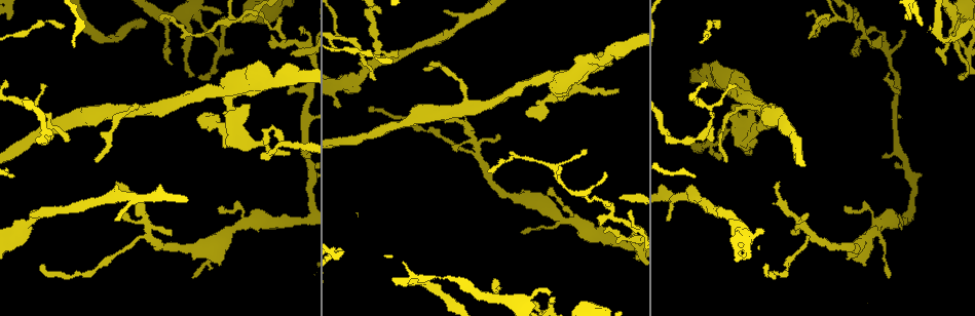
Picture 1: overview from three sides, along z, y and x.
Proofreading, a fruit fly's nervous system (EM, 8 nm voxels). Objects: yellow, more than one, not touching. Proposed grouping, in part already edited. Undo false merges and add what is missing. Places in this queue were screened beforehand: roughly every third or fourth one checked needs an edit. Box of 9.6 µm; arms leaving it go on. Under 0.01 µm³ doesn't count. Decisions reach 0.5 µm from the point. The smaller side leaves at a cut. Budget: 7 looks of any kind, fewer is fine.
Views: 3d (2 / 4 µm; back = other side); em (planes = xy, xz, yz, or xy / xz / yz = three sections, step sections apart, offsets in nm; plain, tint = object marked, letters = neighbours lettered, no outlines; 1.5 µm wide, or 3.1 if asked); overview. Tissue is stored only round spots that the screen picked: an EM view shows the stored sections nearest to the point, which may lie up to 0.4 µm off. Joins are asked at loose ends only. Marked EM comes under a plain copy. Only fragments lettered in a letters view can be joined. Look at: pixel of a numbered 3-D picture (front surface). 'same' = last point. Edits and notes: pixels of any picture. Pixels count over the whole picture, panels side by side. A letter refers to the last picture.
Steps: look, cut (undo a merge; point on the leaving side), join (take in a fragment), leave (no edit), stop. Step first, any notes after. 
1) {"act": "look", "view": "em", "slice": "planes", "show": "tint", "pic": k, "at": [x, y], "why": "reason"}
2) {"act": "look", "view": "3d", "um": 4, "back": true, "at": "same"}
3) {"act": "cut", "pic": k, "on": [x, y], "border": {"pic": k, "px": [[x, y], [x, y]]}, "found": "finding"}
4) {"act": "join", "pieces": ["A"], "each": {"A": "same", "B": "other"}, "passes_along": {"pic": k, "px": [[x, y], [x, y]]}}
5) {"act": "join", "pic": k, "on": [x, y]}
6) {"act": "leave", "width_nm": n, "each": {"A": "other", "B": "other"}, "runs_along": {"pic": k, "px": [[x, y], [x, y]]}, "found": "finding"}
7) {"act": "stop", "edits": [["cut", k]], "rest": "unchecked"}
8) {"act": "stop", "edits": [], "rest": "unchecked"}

{"act": "look", "view": "3d", "um": 2, "pic": 1, "at": [96, 161]}

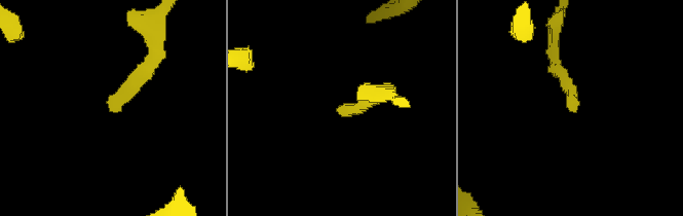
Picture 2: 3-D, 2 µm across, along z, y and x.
{"act": "look", "view": "em", "slice": "yz", "step": 4, "show": "letters", "pic": 2, "at": [341, 111], "why": "shape alone is not enough"}

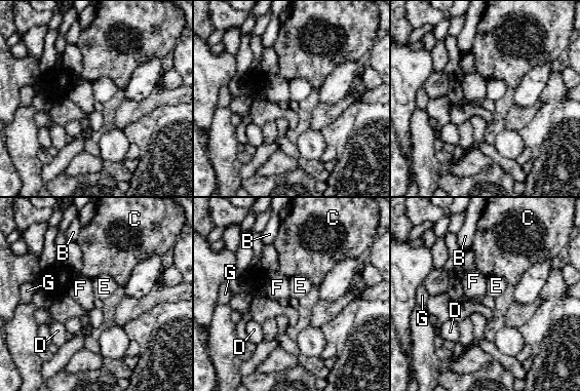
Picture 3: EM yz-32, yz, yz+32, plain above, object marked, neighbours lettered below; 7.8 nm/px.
{"act": "look", "view": "em", "slice": "planes", "show": "letters", "at": "same", "why": "cut it another way"}

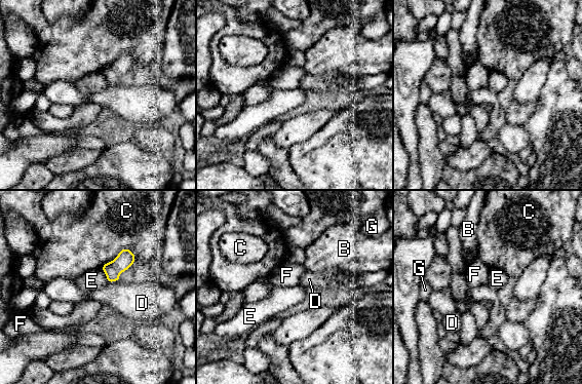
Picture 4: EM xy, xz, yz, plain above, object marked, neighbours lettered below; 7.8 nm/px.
{"act": "leave", "each": {"B": "other", "C": "other", "D": "other", "E": "other", "F": "other", "G": "other"}, "border": {"pic": 4, "px": [[102, 268], [109, 280]]}, "found": "none of them fits"}

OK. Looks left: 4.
{"act": "look", "view": "3d", "um": 2, "pic": 1, "at": [46, 86], "why": "thin end"}

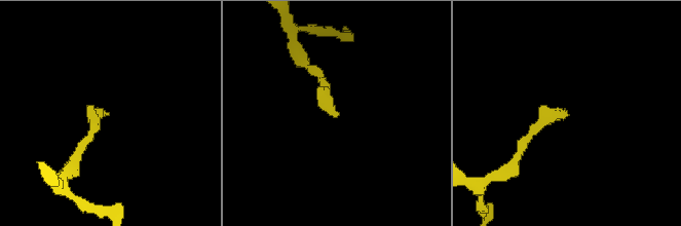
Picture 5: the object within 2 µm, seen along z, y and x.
{"act": "look", "view": "em", "slice": "yz", "step": 4, "show": "letters", "pic": 5, "at": [337, 114], "why": "shape alone is not enough"}

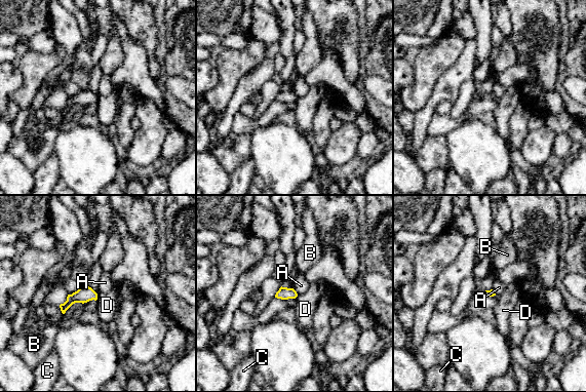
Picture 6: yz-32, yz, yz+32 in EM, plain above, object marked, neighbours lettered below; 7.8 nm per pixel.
{"act": "leave", "each": {"A": "other", "B": "other", "C": "other", "D": "other"}, "border": {"pic": 6, "px": [[292, 288], [298, 294]]}, "found": "none of them fits"}

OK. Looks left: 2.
{"act": "look", "view": "em", "slice": "planes", "show": "letters", "pic": 1, "at": [706, 135], "why": "branch point"}

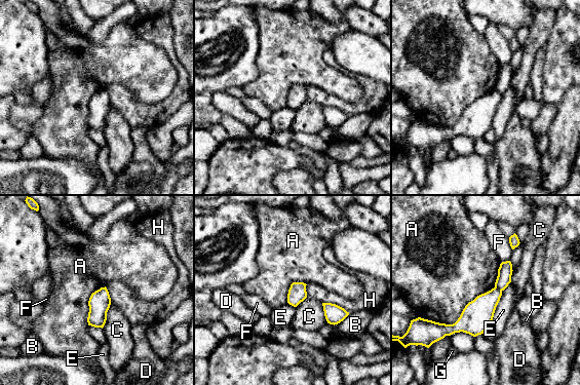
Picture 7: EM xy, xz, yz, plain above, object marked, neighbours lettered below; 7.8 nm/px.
{"act": "cut", "pic": 7, "on": [505, 270], "each": {"A": "other", "B": "other", "C": "other", "D": "other", "E": "other", "F": "other", "G": "other", "H": "other"}, "border": {"pic": 7, "px": [[495, 285], [501, 291]]}, "found": "two neurons meet here"}

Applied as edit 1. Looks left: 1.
{"act": "stop", "edits": [["cut", 7]], "rest": "unchecked"}

